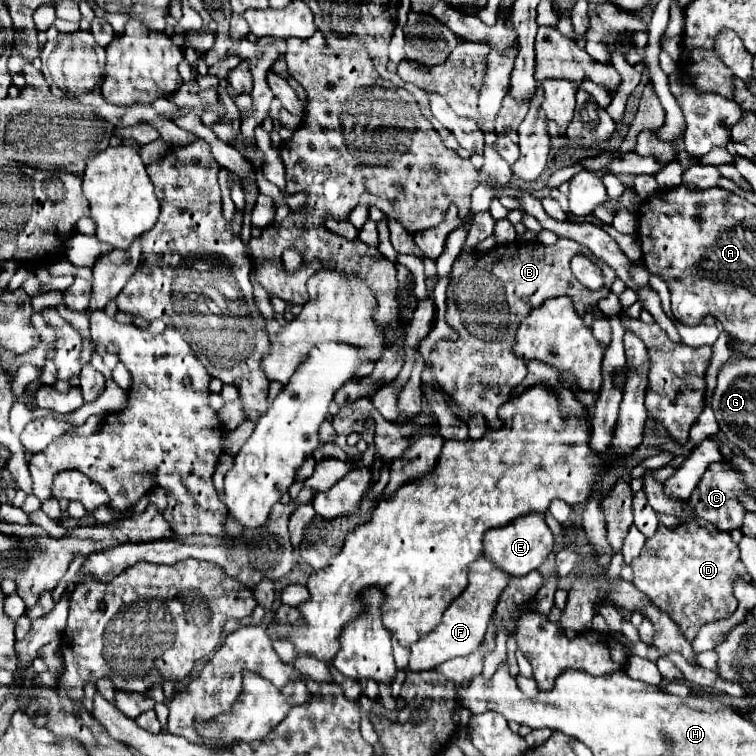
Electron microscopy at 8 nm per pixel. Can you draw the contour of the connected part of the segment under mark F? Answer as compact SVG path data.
M485 556L480 557L469 565L468 587L462 591L462 595L458 595L450 607L446 609L440 625L426 633L426 637L418 639L410 651L410 665L408 671L430 671L436 665L452 659L452 657L464 657L470 655L472 651L478 649L478 645L484 641L490 617L494 615L496 603L500 593L508 587L510 575L506 571L498 569Z

